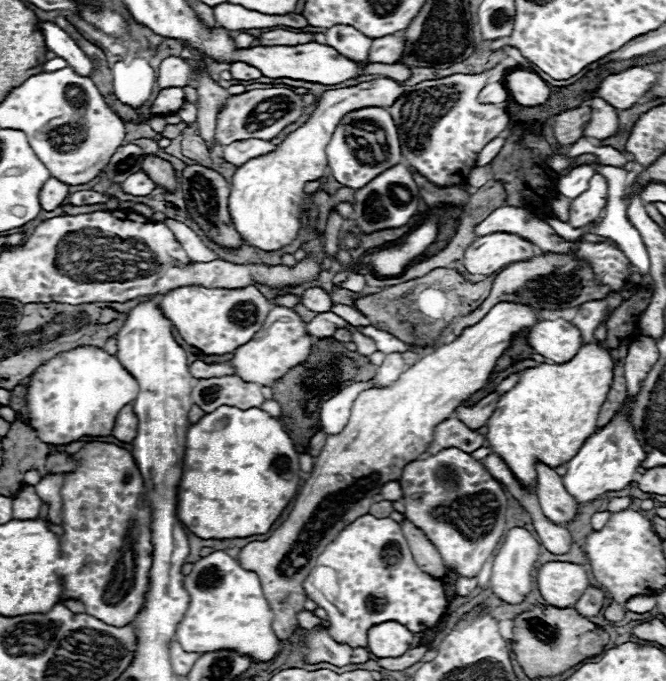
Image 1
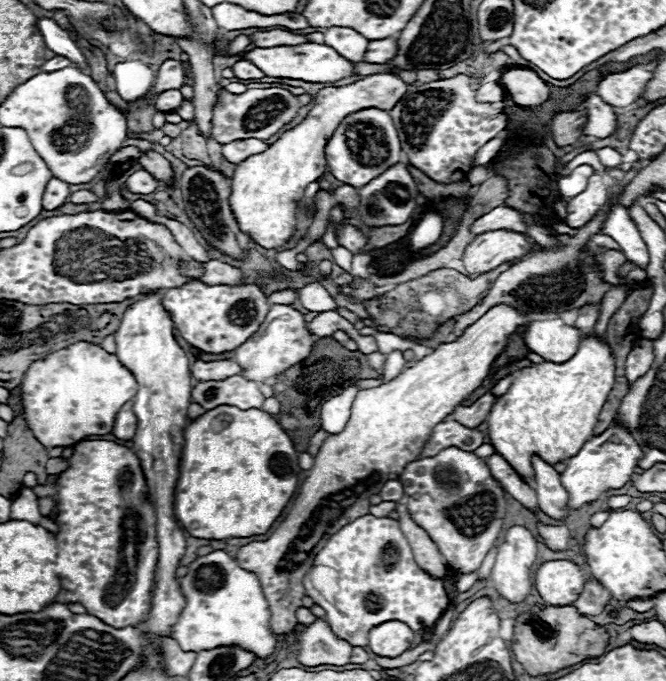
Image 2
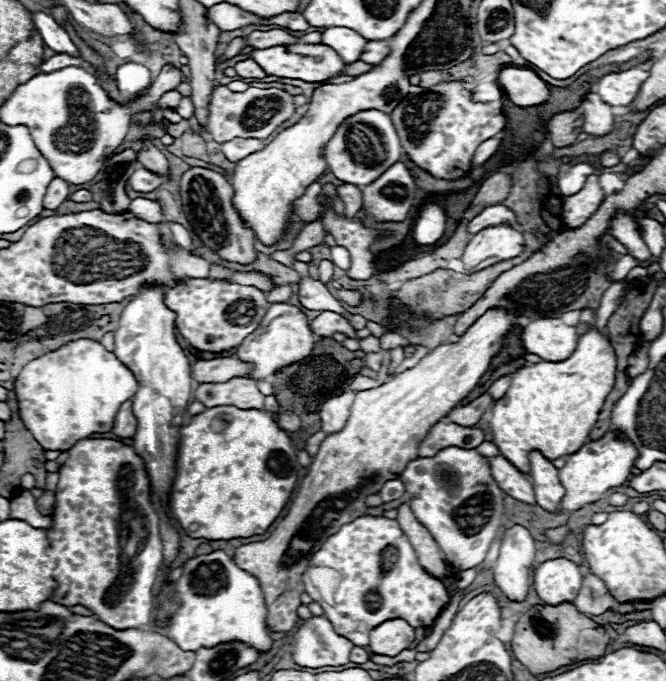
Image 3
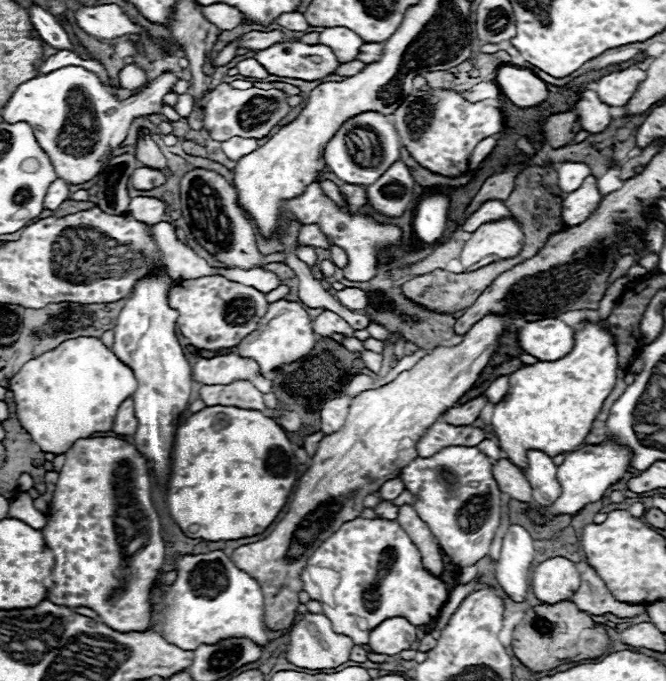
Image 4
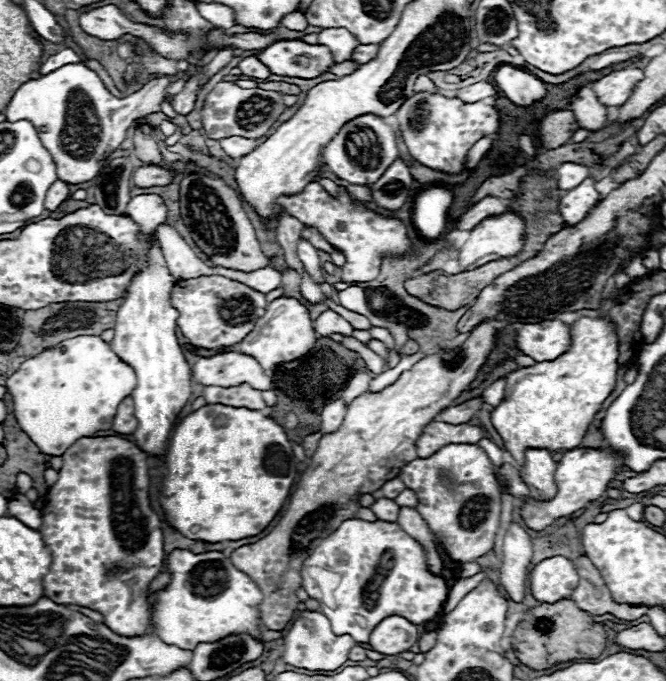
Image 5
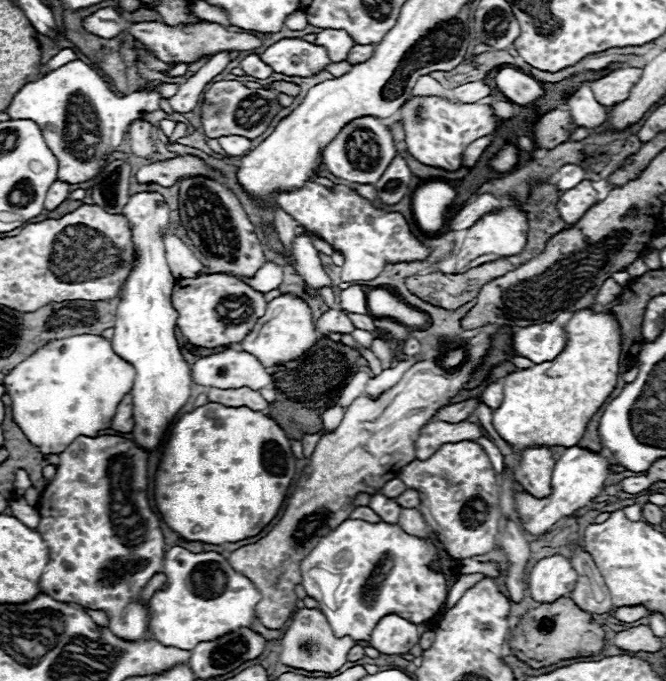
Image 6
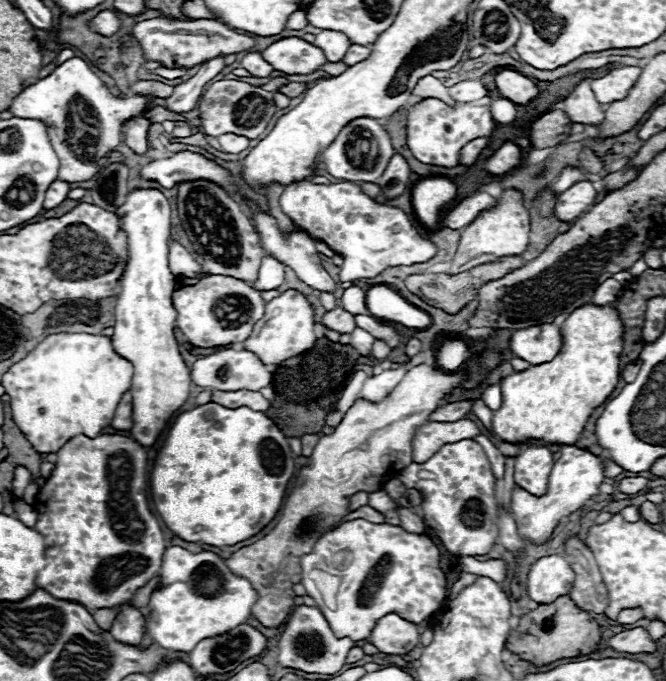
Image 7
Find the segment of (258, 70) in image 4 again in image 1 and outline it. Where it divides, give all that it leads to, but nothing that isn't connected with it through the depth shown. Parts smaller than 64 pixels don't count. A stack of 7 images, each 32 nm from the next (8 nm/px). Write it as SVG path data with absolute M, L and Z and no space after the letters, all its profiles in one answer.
M236 62L228 70L232 74L232 80L236 80L236 82L252 82L252 80L258 80L262 76L262 72L258 72L258 68L244 64L244 62Z

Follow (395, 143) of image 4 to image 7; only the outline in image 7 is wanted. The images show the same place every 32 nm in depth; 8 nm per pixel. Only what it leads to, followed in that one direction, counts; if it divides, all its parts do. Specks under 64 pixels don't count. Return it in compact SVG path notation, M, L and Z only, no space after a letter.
M358 118L346 124L342 132L336 136L336 140L320 152L320 160L326 164L326 170L340 180L348 182L378 182L382 172L386 170L390 156L394 156L396 150L392 146L390 134L384 130L384 126L376 118Z

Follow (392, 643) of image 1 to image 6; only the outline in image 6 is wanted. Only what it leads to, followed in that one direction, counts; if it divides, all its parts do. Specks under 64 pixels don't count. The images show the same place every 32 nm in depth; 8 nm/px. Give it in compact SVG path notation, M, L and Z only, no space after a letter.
M384 616L370 634L370 646L382 654L404 654L418 644L420 632L418 626L396 616Z

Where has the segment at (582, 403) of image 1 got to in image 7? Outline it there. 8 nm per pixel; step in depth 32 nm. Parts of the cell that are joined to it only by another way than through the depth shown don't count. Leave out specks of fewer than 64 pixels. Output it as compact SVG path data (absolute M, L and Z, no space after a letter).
M586 304L582 308L576 308L562 324L562 336L564 336L564 346L554 360L538 366L530 366L528 370L514 372L502 378L500 382L502 406L500 410L494 410L494 418L492 418L492 428L502 440L510 444L526 444L528 440L540 440L544 444L562 444L562 446L576 444L592 412L600 404L604 404L606 398L616 388L620 378L622 322L618 318L618 312L612 306L598 308L594 304Z

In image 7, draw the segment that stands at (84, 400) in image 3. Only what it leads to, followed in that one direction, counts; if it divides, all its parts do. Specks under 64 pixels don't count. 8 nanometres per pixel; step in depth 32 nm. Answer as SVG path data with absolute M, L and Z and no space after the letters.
M54 334L42 340L24 360L14 364L4 376L2 386L10 396L12 416L26 440L42 454L58 452L68 440L78 434L98 436L104 428L112 424L118 400L132 388L134 368L128 360L118 356L110 344L110 338L96 334Z

